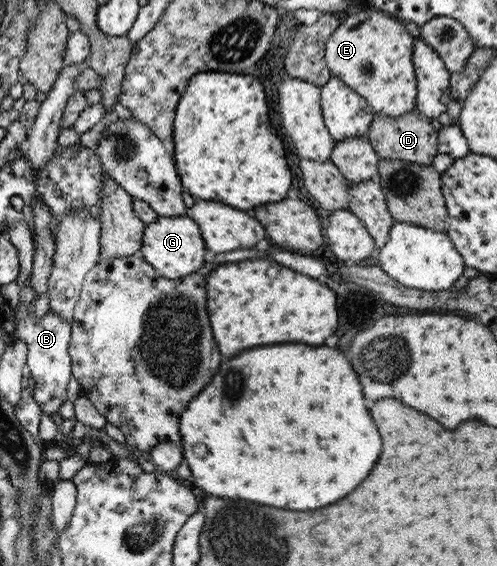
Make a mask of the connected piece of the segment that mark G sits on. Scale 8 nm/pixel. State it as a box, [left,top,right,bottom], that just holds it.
[138,216,206,279]

